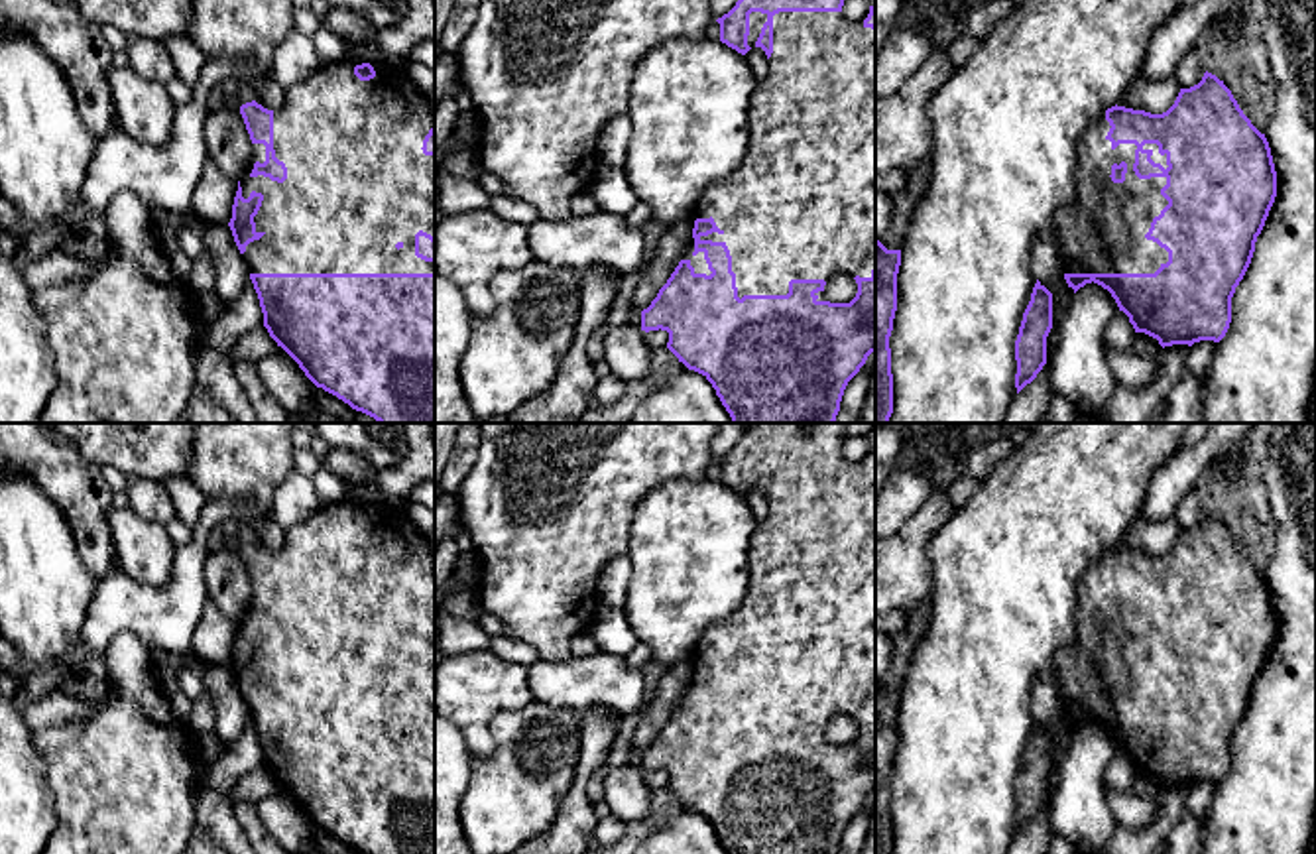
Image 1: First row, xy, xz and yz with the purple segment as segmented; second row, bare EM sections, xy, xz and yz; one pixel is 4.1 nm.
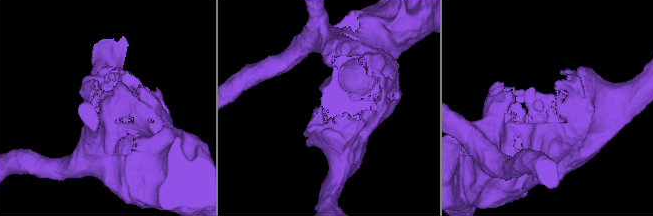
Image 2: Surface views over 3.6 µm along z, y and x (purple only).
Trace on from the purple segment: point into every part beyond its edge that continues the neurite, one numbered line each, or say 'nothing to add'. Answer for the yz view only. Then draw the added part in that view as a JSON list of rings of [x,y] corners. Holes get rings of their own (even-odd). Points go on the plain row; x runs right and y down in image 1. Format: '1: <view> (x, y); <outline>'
1: yz (1104, 671); [[[1106,553],[1094,561],[1078,586],[1076,641],[1054,657],[1050,683],[1064,714],[1155,714],[1168,693],[1147,681],[1155,657],[1168,645],[1161,636],[1166,618],[1139,620],[1133,612],[1135,584],[1115,590],[1106,579]],[[1127,604],[1123,624],[1111,622],[1111,606]]]

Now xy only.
1: xy (358, 622); [[[362,500],[323,504],[317,514],[285,531],[283,545],[273,551],[273,590],[285,604],[283,624],[269,618],[252,618],[254,604],[266,602],[266,586],[252,584],[250,604],[240,620],[242,638],[252,632],[264,641],[254,657],[256,673],[264,677],[242,695],[250,714],[435,714],[435,702],[415,697],[419,671],[435,679],[435,596],[423,594],[423,580],[435,569],[435,551],[409,518],[407,508],[370,502],[376,518],[360,521],[354,508]]]

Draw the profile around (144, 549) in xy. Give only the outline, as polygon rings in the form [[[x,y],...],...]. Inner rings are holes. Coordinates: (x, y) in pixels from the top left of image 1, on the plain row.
[[[112,508],[108,525],[124,573],[150,586],[165,586],[171,580],[179,549],[171,543],[165,525],[142,519],[130,508]]]

